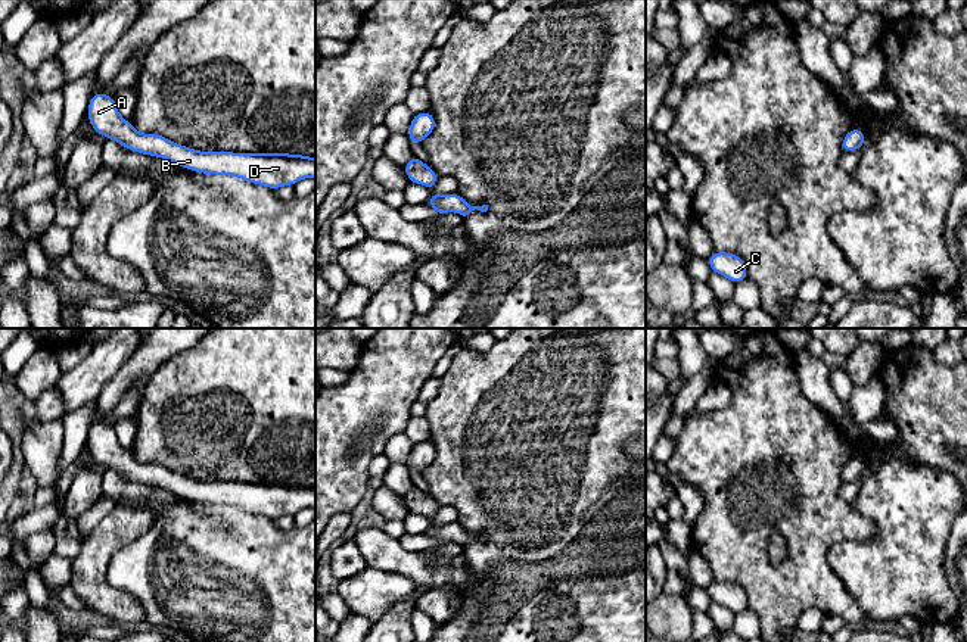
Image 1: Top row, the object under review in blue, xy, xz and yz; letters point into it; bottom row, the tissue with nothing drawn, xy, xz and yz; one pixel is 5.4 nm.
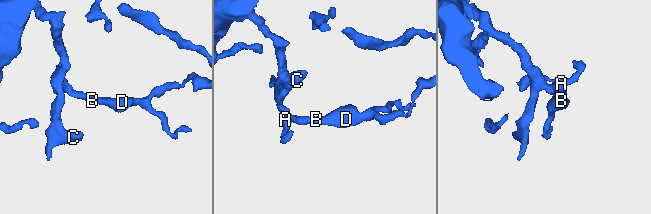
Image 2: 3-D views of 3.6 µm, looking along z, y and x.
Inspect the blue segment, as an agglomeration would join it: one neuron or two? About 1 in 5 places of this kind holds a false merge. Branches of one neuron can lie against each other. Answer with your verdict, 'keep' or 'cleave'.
keep

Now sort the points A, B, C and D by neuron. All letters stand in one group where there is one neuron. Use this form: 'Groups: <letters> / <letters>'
Groups: A B C D

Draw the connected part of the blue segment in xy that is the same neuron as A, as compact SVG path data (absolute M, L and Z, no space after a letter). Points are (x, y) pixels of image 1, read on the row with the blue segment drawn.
M102 91L90 97L87 116L96 133L118 141L124 149L162 158L199 174L233 175L273 191L304 178L315 178L315 159L307 155L199 152L158 133L140 134L119 115L114 96Z

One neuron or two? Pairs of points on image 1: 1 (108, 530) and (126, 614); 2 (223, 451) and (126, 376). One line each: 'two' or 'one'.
1: one
2: two

